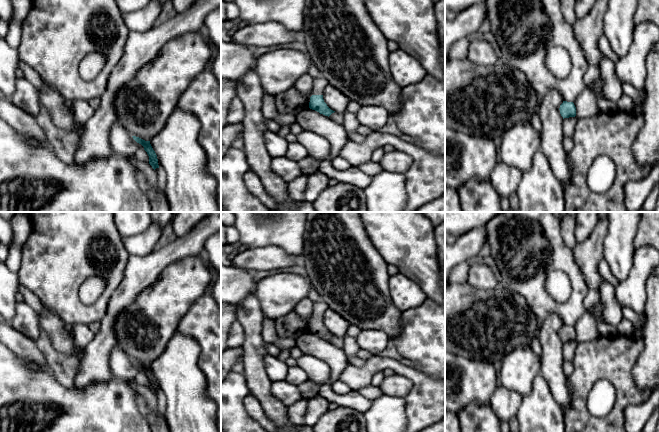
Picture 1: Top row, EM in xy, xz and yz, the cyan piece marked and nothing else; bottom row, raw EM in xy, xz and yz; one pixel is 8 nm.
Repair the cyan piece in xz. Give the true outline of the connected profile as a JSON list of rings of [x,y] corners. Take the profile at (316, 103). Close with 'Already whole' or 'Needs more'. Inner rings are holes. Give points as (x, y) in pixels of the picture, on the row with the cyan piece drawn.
[[[323,77],[314,78],[314,85],[312,96],[310,97],[309,108],[329,117],[335,111],[331,110],[323,99],[323,91],[328,84],[328,81]]]. Needs more

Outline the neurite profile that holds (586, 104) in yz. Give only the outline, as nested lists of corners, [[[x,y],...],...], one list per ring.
[[[586,90],[579,94],[573,102],[576,107],[576,117],[584,118],[598,114],[597,96],[593,91]]]

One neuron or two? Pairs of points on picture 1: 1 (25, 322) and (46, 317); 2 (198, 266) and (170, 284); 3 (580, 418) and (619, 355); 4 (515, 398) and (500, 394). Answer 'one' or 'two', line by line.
1: two
2: one
3: one
4: one

